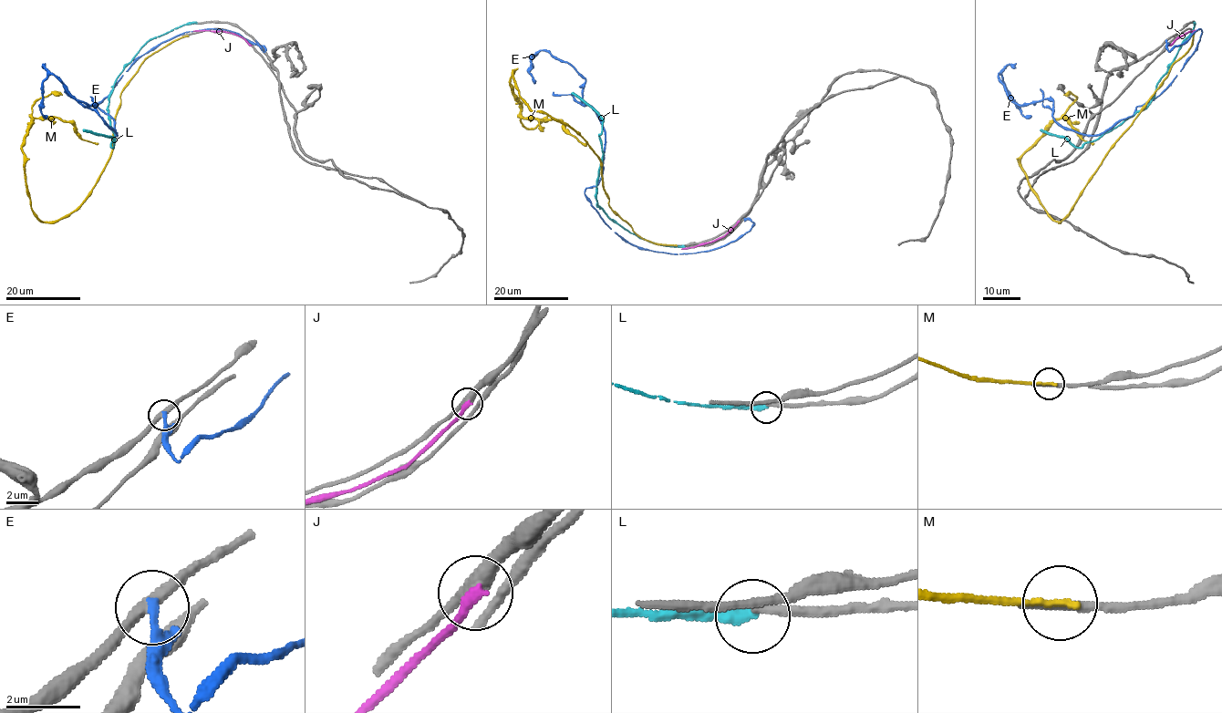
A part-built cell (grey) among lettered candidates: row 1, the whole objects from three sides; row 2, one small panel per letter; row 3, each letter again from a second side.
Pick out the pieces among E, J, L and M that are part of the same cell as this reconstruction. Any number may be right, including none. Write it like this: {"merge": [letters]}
{"merge": []}

